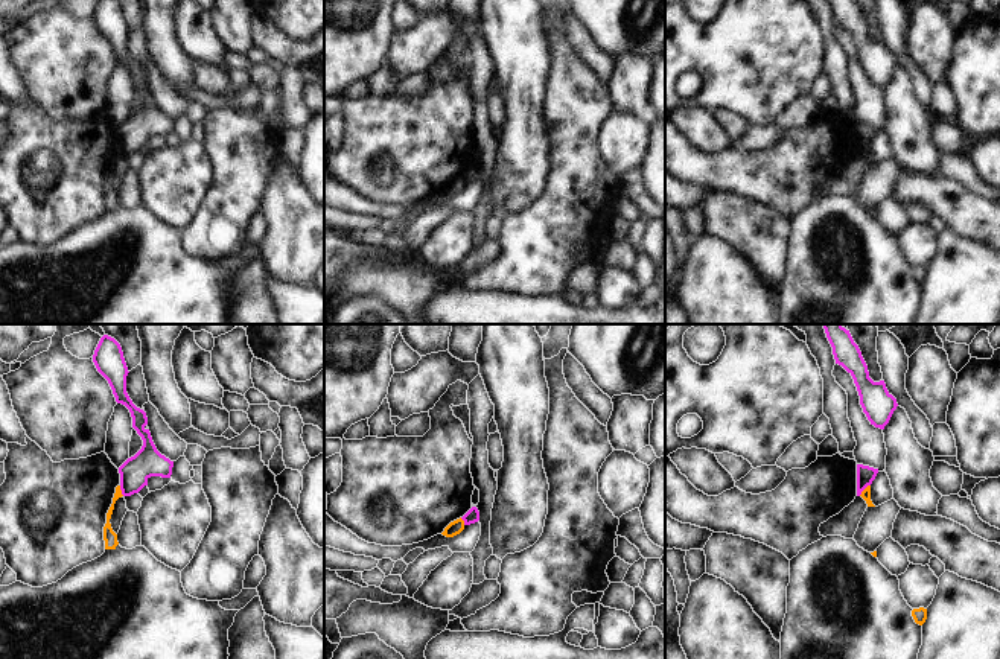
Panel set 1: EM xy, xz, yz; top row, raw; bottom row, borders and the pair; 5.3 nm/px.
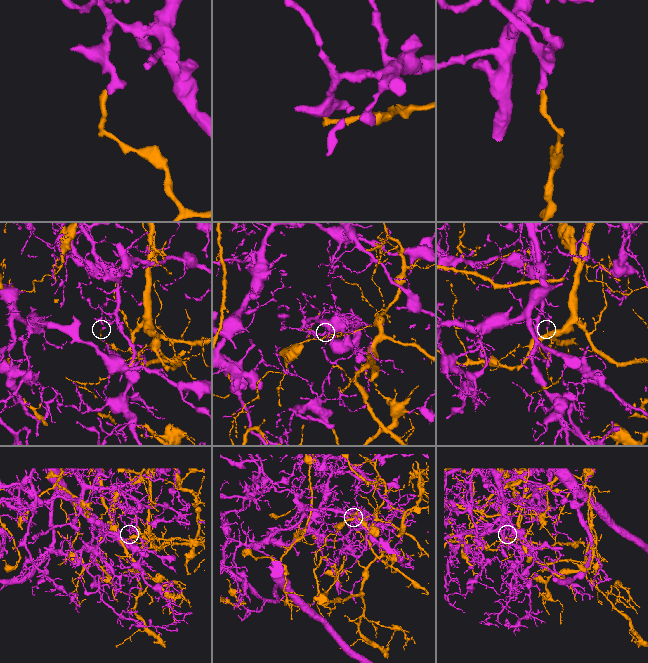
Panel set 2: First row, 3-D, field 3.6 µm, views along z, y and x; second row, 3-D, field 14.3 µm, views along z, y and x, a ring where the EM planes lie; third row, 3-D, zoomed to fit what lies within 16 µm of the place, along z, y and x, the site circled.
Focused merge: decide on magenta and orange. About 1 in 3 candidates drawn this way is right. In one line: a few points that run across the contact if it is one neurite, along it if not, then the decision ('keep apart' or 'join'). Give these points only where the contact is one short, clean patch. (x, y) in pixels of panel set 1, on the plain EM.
keep apart

